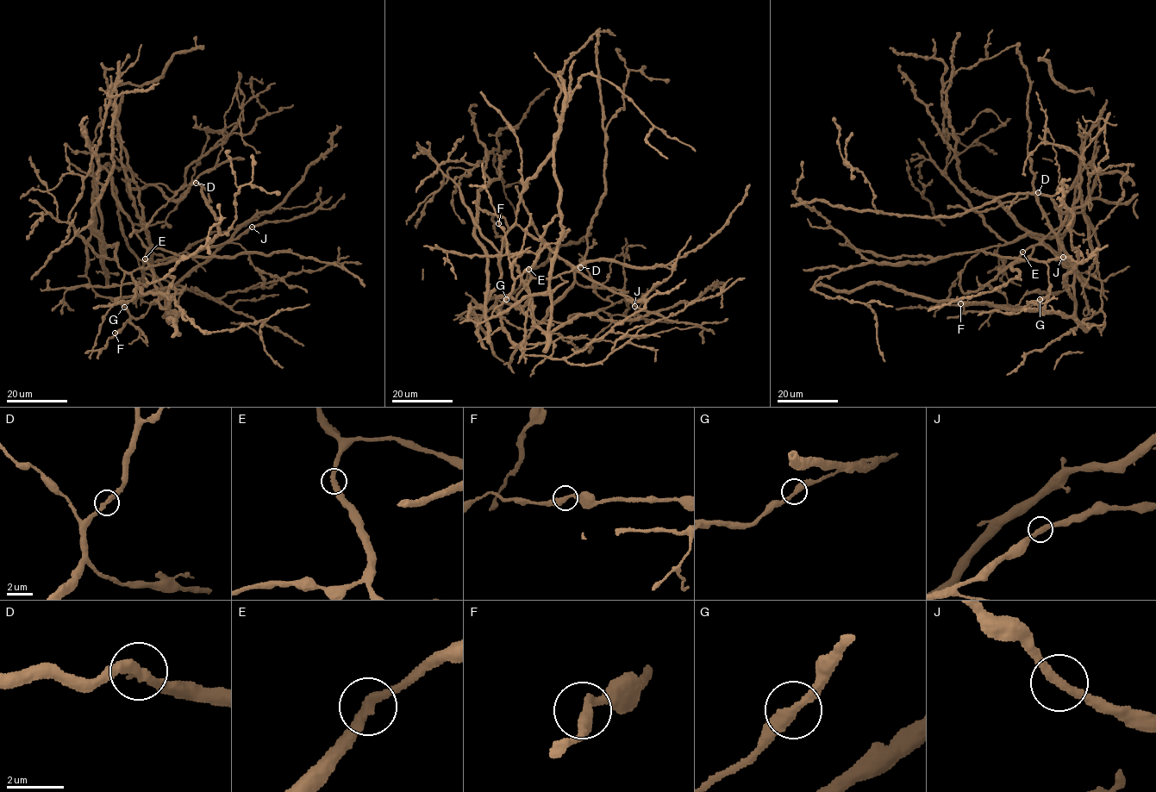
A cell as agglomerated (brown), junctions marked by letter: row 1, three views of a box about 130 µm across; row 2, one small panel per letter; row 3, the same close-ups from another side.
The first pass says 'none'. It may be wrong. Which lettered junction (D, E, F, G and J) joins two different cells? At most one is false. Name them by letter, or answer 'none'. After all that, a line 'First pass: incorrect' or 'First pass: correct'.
none
First pass: correct

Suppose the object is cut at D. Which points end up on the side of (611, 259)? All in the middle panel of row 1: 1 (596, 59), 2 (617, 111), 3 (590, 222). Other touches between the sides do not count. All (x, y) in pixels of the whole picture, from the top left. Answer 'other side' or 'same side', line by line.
1: other side
2: other side
3: other side

